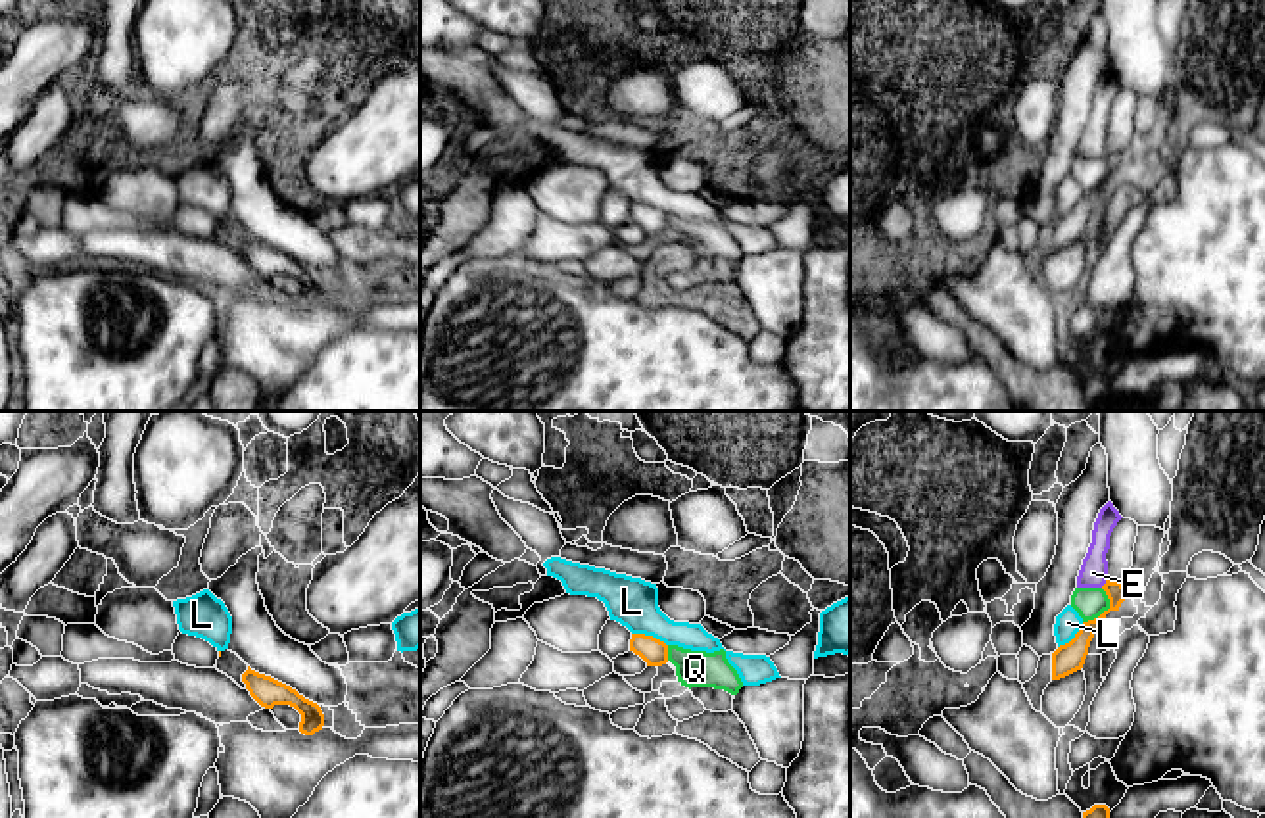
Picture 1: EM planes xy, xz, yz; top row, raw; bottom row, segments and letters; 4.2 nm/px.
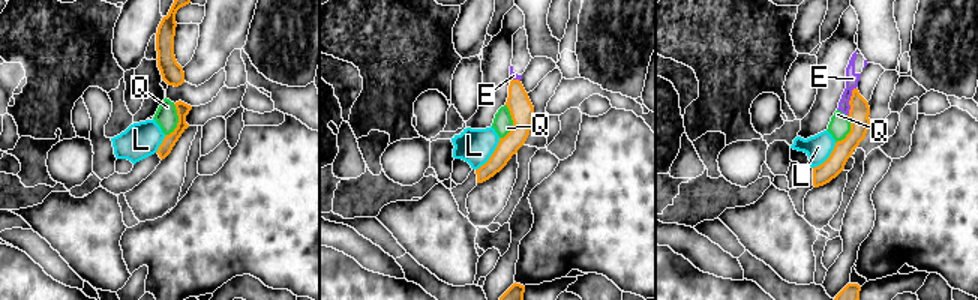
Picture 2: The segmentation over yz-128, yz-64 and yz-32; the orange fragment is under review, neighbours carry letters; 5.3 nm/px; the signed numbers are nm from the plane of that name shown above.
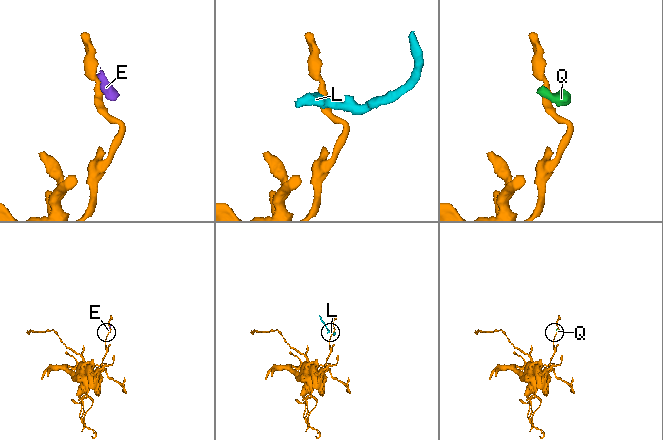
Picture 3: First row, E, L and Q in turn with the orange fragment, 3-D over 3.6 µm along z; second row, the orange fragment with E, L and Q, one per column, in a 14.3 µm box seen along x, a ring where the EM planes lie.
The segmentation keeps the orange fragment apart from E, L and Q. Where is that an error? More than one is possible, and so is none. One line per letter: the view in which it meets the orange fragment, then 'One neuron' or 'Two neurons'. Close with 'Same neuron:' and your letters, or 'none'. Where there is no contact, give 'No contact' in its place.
E: Touches orange in yz. Two neurons
L: Touches orange in xz. Two neurons
Q: Touches orange in yz. Two neurons
Same neuron: none

